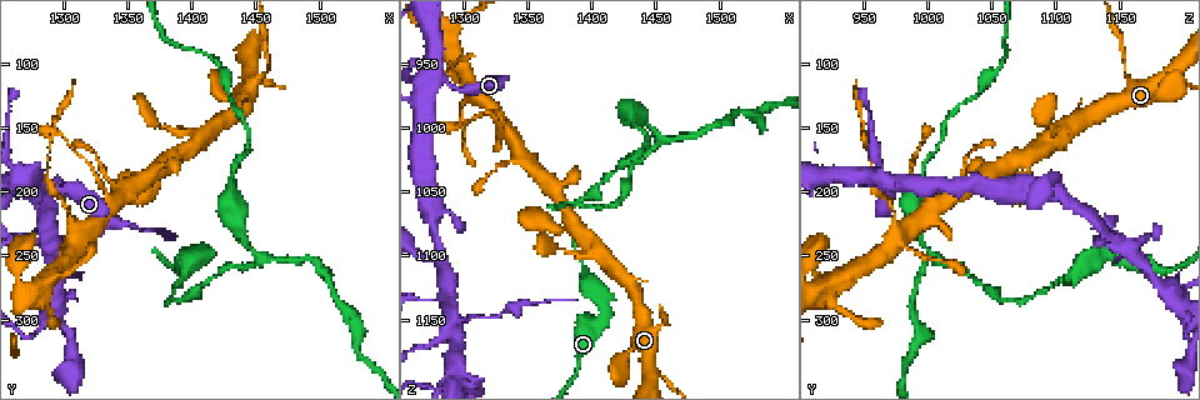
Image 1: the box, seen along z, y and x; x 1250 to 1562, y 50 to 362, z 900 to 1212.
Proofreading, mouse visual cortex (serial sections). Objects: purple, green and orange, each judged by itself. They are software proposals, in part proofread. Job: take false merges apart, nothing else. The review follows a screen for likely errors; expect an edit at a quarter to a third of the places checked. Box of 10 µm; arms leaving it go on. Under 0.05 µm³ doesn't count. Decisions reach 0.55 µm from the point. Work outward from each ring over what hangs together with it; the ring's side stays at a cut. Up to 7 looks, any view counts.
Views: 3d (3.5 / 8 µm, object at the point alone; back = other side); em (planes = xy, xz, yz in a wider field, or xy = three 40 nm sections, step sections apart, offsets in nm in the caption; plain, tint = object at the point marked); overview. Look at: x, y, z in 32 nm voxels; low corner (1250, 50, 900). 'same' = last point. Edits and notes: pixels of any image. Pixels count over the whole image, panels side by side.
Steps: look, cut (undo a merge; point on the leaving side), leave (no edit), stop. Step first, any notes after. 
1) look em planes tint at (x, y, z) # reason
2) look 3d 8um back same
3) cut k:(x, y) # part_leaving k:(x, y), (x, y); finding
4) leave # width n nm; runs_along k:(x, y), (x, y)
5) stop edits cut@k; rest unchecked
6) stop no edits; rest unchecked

look 3d 3.5um at (1316, 232, 978) # a narrow waist

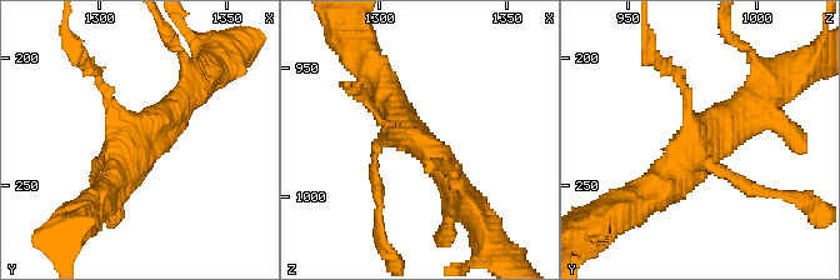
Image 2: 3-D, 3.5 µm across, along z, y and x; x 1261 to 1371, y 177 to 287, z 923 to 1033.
look em planes plain at (1314, 234, 978)

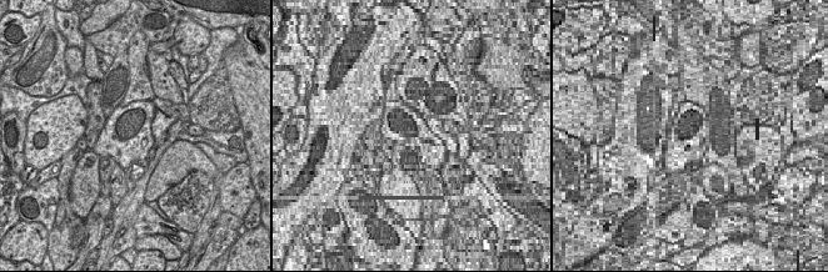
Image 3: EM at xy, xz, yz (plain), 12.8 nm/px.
look em planes tint same

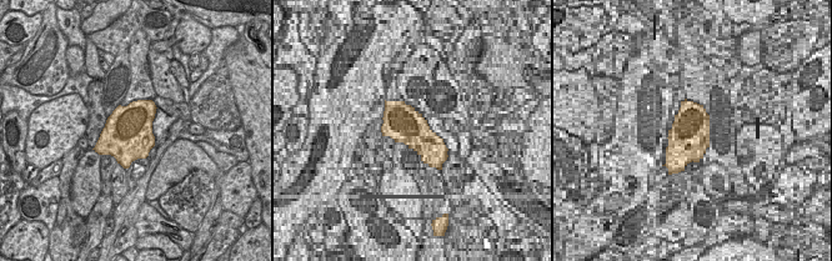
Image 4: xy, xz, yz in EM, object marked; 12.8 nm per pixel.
leave # continuous, no second cell

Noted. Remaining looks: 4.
look 3d 3.5um at (1282, 198, 1100) # abrupt turn

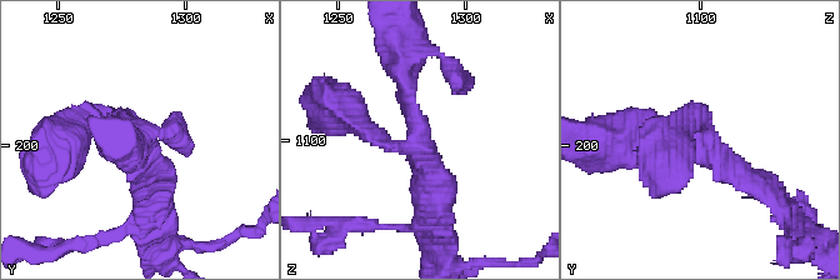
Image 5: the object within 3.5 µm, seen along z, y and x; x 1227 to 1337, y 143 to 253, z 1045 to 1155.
look em xy step 5 tint at (1281, 198, 1102) # arms 3; arm_widths 250, 250, 300 nm

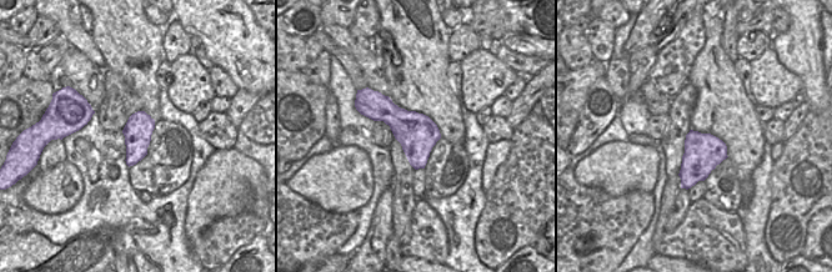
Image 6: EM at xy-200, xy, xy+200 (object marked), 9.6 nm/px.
leave # runs_along 5:(621, 143), (704, 139), (765, 189); all the same cell

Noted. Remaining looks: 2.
look 3d 8um at (1292, 240, 1144) # abrupt turn

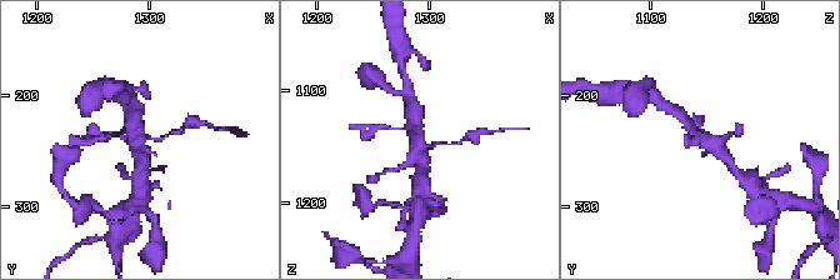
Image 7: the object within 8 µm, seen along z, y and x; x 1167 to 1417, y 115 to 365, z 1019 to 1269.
look em xy step 3 tint same # need the tissue

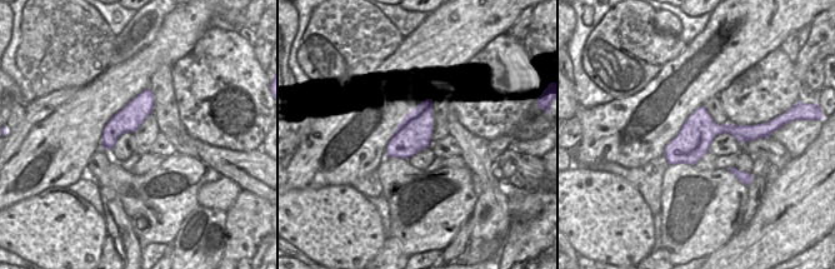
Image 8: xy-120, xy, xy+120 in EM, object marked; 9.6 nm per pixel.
cut 7:(174, 131) # width 340 nm; part_leaving 7:(150, 138), (163, 139), (198, 123); a second cell is stuck on

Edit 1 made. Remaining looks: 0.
stop edits cut@7; rest unchecked

